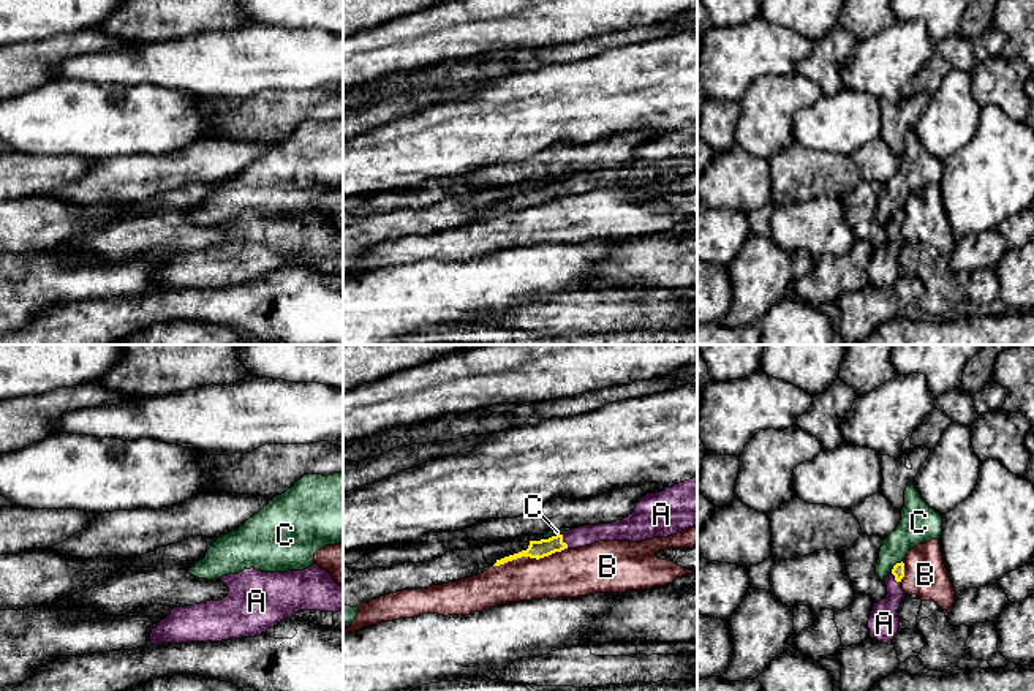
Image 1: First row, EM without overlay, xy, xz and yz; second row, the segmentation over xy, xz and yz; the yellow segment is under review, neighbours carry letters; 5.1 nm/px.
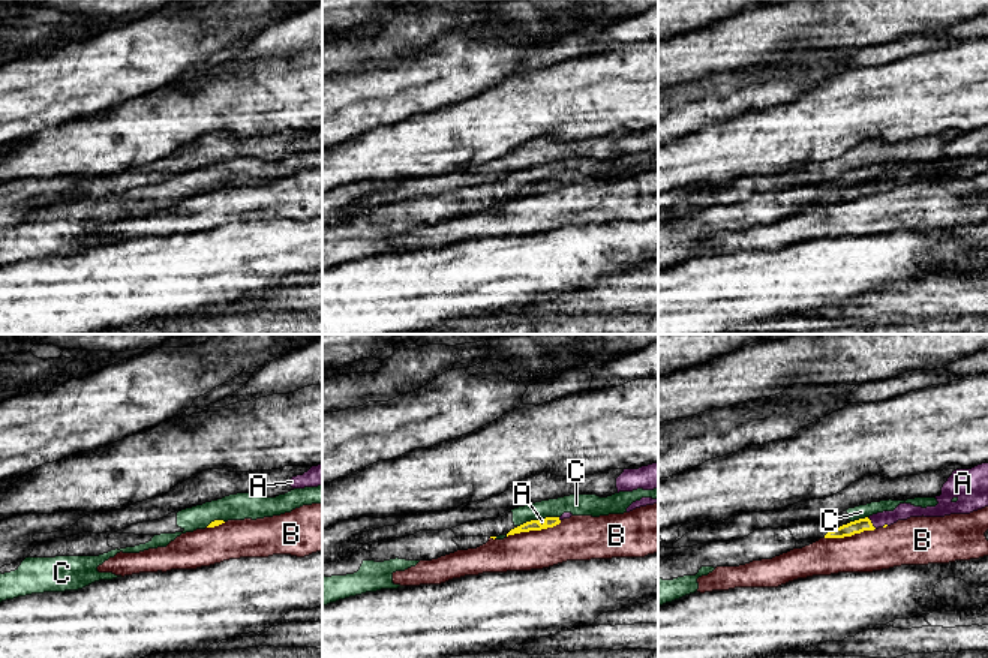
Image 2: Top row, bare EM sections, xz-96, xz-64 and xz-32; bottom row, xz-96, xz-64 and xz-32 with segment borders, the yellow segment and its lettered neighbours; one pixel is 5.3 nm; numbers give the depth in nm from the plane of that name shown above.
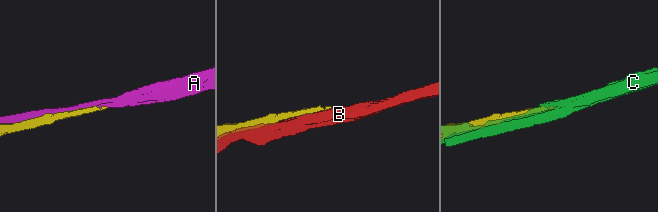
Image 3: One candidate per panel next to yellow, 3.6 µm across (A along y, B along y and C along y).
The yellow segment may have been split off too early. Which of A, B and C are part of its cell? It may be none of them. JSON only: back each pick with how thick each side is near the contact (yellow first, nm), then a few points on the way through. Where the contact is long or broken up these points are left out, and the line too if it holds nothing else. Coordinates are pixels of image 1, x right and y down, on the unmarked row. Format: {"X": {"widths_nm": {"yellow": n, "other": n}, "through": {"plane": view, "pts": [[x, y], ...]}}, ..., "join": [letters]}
{"A": {"widths_nm": {"yellow": 100, "other": 100}}, "join": ["A"]}

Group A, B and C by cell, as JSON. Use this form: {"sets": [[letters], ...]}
{"sets": [["A"], ["B"], ["C"]]}

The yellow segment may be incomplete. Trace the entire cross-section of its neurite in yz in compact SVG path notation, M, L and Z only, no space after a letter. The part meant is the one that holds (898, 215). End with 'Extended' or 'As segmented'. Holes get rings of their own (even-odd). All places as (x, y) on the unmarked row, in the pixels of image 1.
M896 209L892 218L884 225L887 232L887 242L874 248L868 266L870 283L882 289L893 288L900 277L898 256L901 247L906 242L901 234L901 225L904 223L904 209Z. Extended

